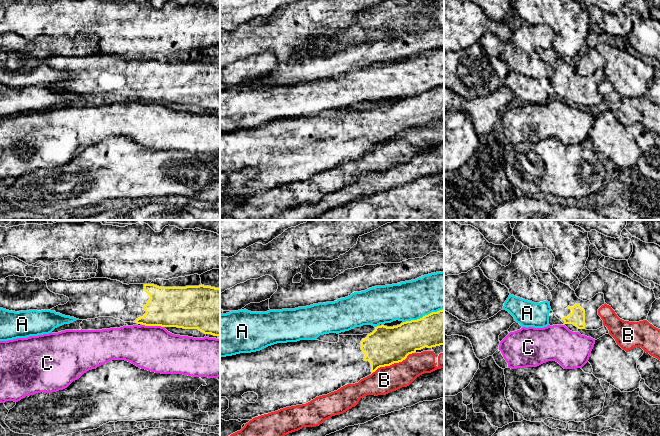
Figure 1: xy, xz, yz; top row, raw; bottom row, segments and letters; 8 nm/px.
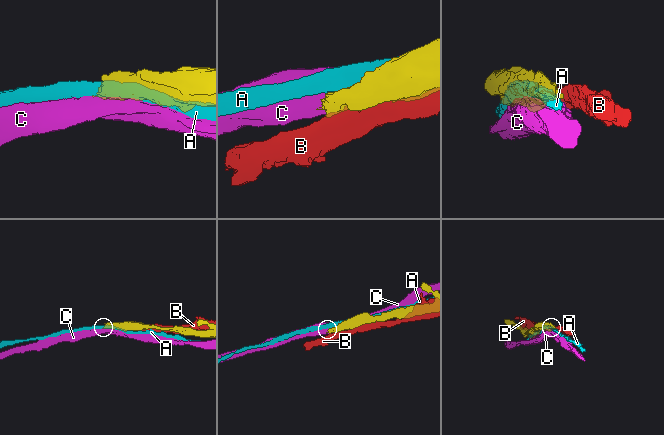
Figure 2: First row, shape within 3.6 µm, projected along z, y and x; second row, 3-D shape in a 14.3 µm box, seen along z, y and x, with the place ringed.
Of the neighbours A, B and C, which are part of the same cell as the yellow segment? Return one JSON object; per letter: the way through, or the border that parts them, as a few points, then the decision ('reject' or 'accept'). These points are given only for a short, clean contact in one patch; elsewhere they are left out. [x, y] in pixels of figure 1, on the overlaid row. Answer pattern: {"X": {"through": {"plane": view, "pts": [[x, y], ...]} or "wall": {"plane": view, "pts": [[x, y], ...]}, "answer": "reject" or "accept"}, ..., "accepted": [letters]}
{"A": {"answer": "reject"}, "B": {"answer": "reject"}, "C": {"answer": "reject"}, "accepted": []}

